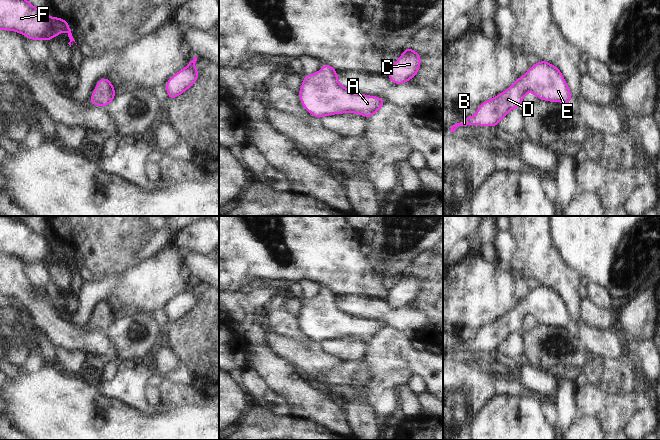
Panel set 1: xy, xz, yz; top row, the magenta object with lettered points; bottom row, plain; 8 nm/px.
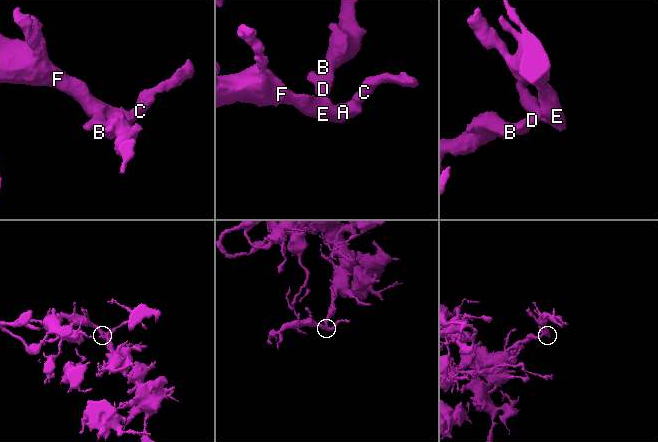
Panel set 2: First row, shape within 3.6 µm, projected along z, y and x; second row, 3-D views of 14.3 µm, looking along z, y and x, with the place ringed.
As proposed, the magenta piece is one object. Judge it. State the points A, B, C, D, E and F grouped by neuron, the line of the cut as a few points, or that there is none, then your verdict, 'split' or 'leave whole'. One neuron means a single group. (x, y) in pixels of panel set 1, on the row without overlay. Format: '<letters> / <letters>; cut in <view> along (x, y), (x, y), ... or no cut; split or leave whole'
A B C D E F; no cut; leave whole

